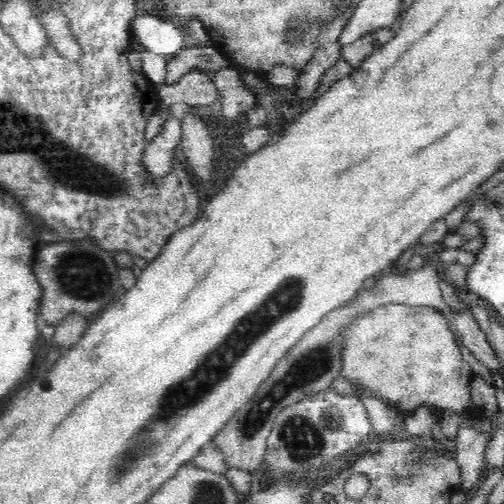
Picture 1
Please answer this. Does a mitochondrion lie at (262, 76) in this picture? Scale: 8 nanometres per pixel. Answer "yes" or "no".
no

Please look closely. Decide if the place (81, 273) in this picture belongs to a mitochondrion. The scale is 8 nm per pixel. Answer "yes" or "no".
yes

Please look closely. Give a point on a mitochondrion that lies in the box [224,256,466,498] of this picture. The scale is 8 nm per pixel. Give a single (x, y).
(315, 363)

